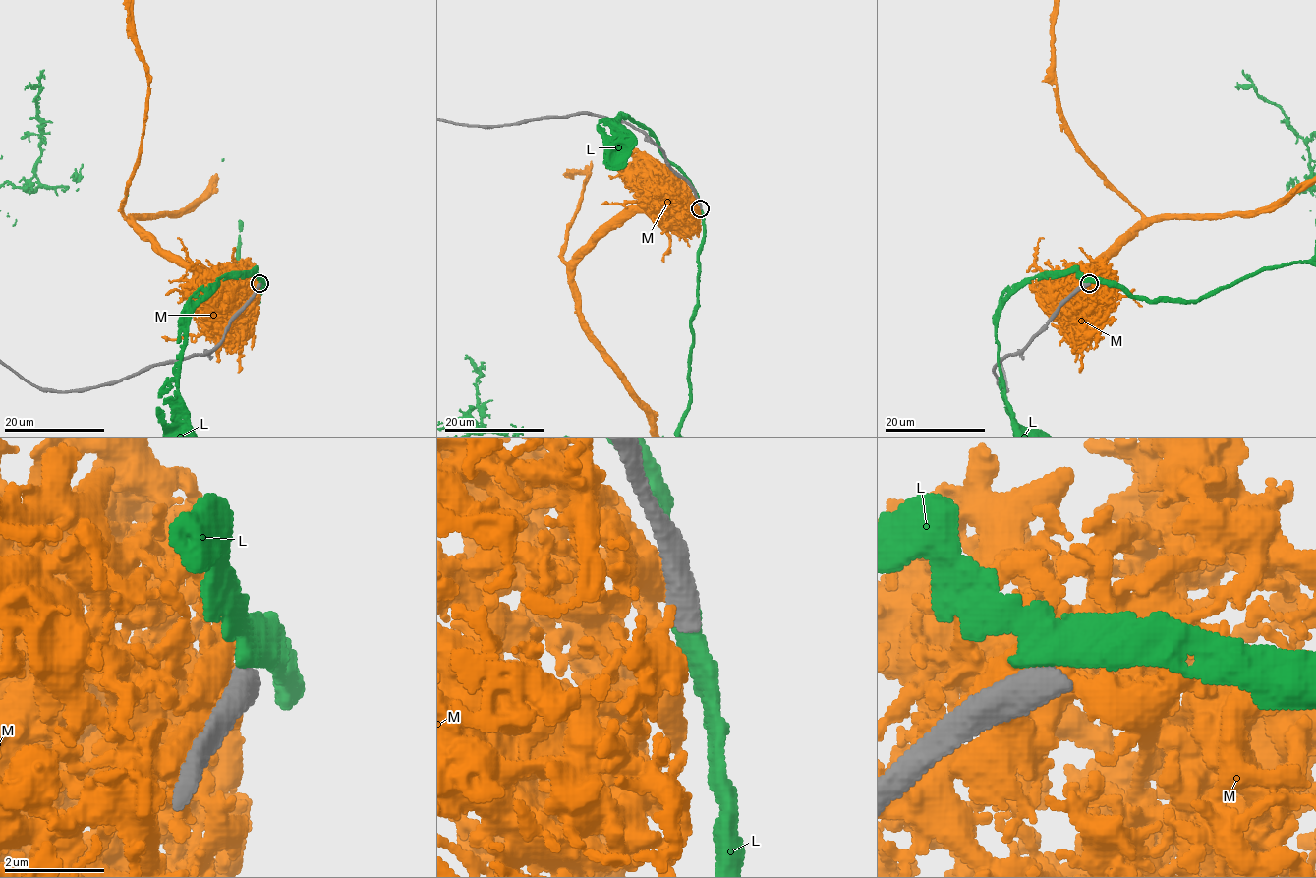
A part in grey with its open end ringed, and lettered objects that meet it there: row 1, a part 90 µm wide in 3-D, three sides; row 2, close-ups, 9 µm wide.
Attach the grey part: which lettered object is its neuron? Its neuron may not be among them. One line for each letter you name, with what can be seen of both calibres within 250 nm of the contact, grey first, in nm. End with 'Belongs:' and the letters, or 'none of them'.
Belongs: none of them

